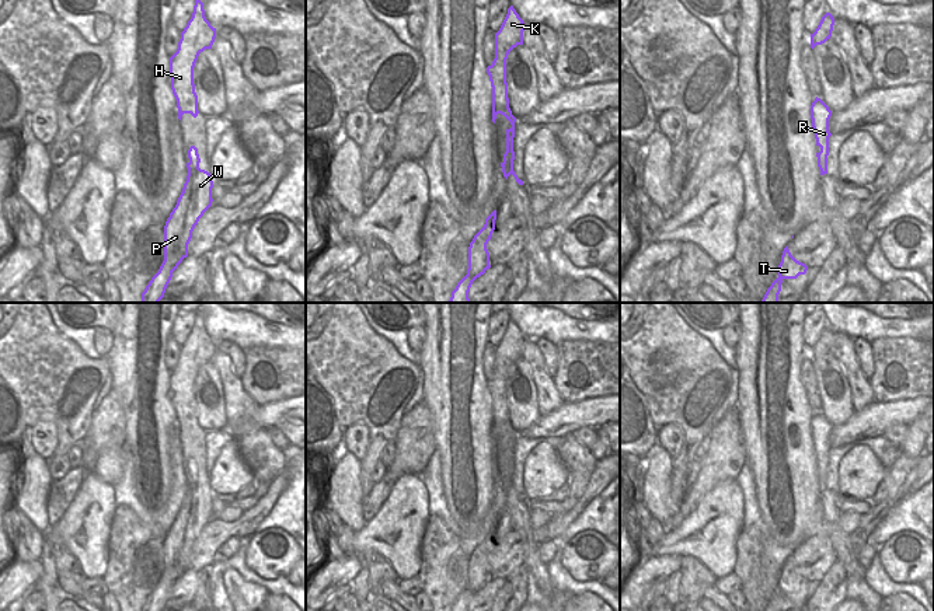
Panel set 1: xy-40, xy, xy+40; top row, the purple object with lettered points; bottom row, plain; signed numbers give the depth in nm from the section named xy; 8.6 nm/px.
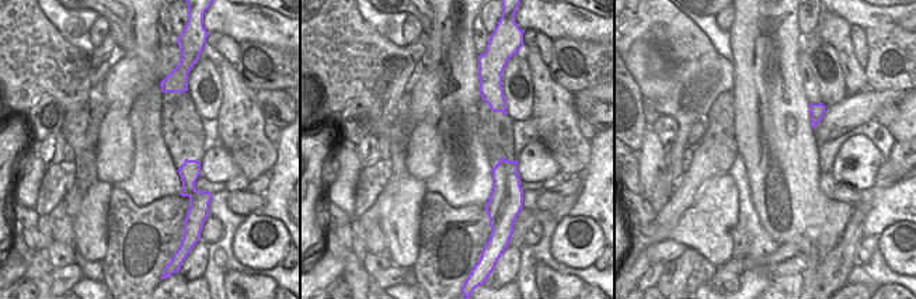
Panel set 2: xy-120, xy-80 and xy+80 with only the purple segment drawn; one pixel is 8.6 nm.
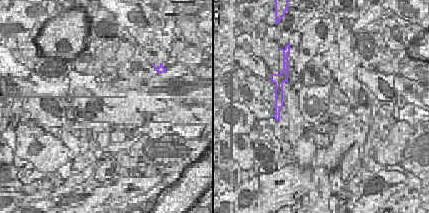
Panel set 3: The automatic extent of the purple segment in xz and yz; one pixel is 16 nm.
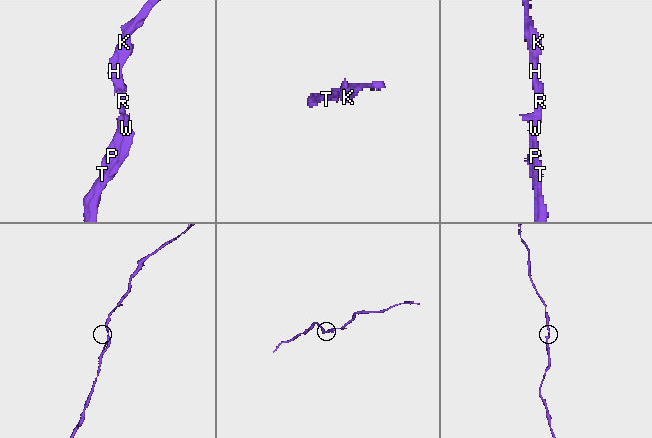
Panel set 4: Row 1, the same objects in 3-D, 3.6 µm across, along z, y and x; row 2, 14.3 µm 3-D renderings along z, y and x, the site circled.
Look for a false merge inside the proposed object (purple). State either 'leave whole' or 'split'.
leave whole

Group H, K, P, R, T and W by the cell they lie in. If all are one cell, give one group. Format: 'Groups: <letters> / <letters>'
Groups: H K P R T W.

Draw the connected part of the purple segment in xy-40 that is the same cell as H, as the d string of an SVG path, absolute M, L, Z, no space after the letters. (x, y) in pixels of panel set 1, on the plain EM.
M196 311L194 327L181 346L177 366L170 371L171 404L177 413L178 433L184 427L198 430L198 409L194 398L194 381L205 363L212 363L216 342L205 331L203 317Z

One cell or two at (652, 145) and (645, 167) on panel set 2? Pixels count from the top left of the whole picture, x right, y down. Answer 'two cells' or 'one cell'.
one cell

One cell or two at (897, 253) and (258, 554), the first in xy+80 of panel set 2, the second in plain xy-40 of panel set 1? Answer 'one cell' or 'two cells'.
one cell

